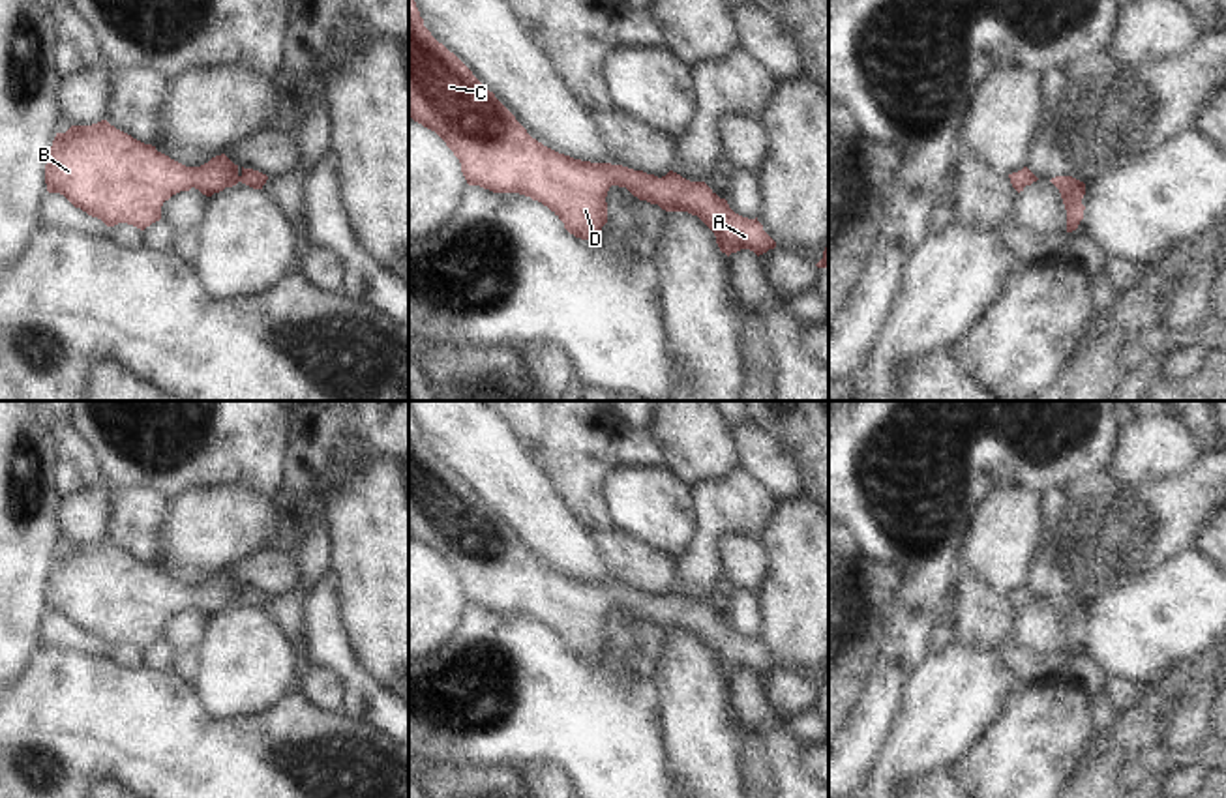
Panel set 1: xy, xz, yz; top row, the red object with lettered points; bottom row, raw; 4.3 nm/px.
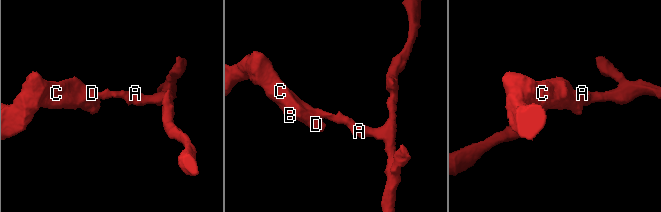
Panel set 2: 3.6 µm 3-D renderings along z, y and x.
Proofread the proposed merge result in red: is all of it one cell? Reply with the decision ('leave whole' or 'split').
leave whole

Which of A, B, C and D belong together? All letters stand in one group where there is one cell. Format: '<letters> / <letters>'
A B C D

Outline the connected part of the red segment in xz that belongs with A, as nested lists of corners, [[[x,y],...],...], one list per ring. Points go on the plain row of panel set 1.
[[[409,410],[409,538],[435,551],[461,583],[469,605],[480,605],[493,613],[519,613],[547,626],[564,648],[581,659],[596,658],[607,643],[607,611],[611,605],[626,607],[639,620],[658,624],[665,631],[688,631],[697,635],[716,656],[716,663],[727,676],[750,669],[757,676],[776,667],[776,661],[755,639],[735,633],[725,618],[720,618],[705,601],[690,601],[669,590],[658,598],[622,584],[591,583],[559,573],[536,558],[516,536],[489,511],[472,491],[431,451]]]

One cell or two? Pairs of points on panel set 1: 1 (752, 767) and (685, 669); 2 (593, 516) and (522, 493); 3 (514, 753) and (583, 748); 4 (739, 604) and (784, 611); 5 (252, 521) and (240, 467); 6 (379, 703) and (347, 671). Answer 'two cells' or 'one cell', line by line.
1: two cells
2: two cells
3: one cell
4: two cells
5: two cells
6: one cell

